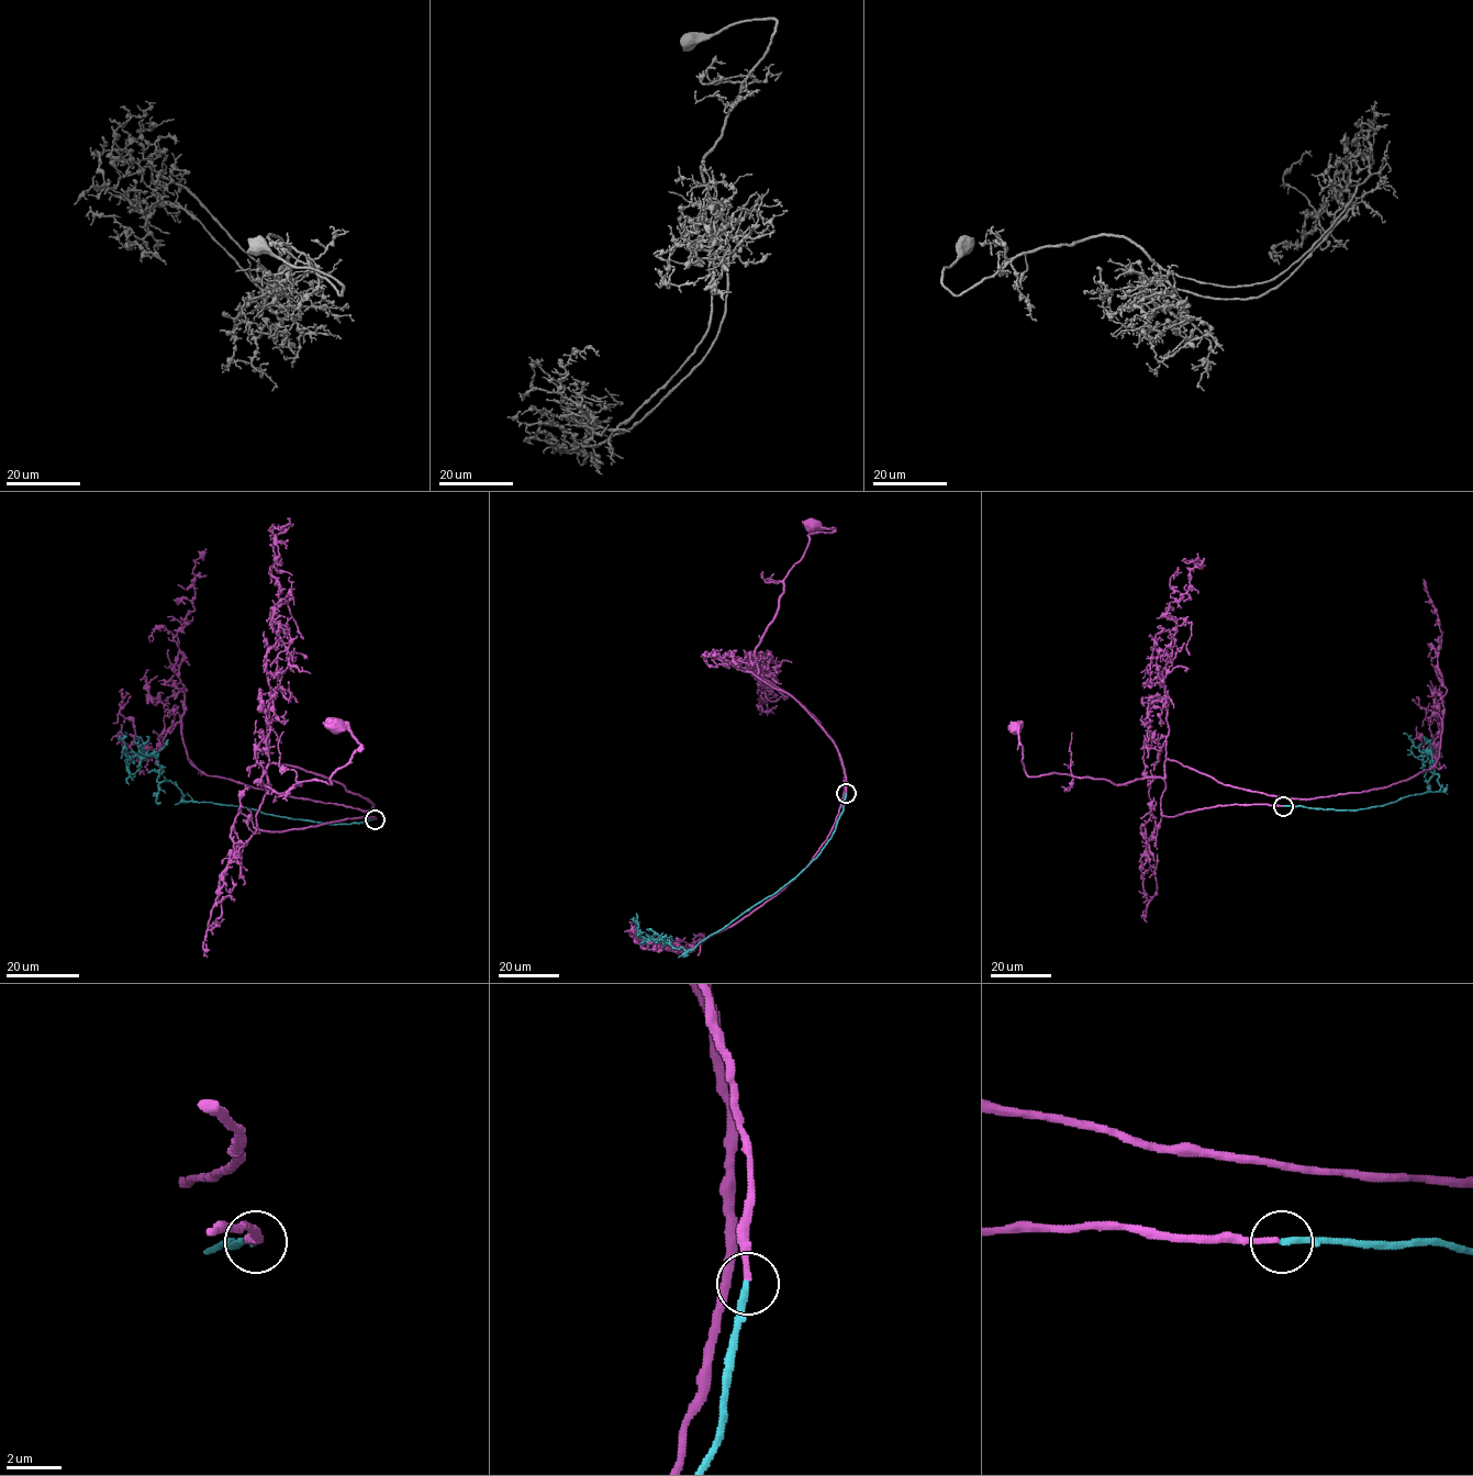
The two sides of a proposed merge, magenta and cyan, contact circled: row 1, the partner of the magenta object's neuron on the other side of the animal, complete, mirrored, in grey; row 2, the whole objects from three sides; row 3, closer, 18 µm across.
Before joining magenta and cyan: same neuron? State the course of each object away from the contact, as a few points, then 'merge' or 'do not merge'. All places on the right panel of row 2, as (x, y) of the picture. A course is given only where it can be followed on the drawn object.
magenta via (1283, 805), (1234, 804), (1163, 816), (1160, 778), (1113, 784), (1059, 773), (1029, 776), (1017, 729) | cyan via (1283, 805), (1357, 811), (1442, 791), (1439, 776), (1432, 775), (1430, 753), (1415, 747), (1404, 733) | do not merge

